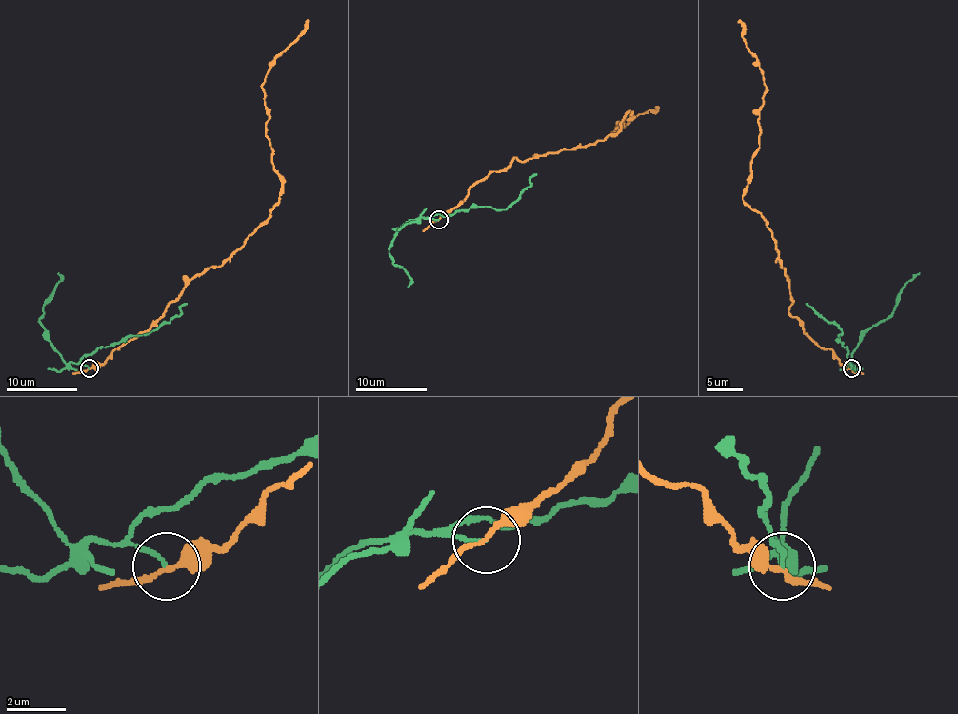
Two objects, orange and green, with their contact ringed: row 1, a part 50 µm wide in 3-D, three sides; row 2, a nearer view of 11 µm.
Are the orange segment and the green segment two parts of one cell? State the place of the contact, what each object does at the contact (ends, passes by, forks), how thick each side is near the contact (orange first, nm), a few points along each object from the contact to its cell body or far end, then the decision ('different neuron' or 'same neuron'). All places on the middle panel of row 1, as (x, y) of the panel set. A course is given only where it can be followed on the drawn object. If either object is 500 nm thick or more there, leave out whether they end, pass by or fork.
(439, 219) | orange passes by | green ends | 170/130 nm | orange via (438, 220), (515, 157), (526, 161), (603, 141), (629, 110), (612, 134), (658, 106) | green via (438, 220), (417, 218), (406, 222), (395, 234), (389, 250), (395, 265), (409, 277), (408, 287) | different neuron

